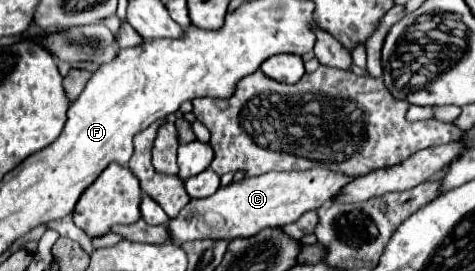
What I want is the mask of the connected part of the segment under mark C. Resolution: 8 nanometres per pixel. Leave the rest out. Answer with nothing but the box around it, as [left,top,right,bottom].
[168,168,352,244]

